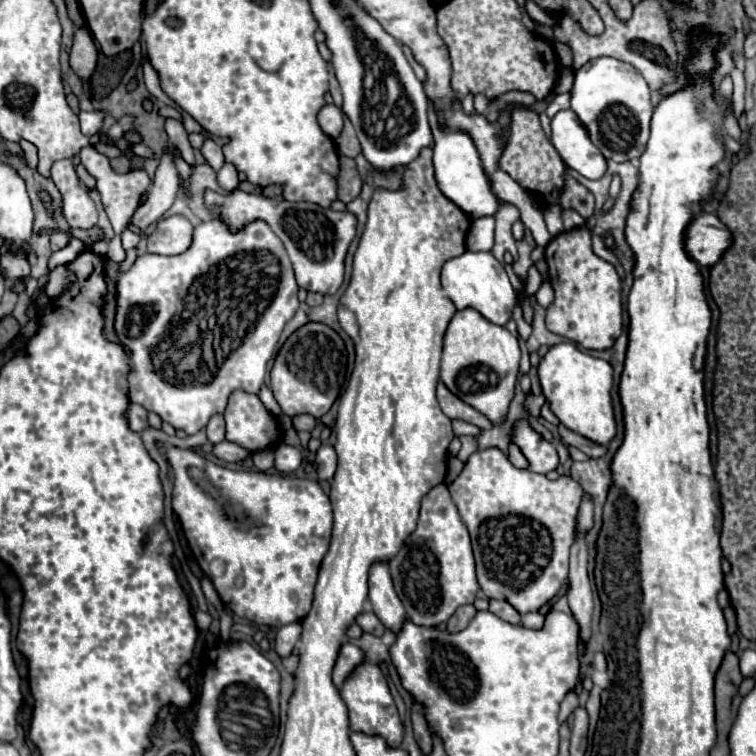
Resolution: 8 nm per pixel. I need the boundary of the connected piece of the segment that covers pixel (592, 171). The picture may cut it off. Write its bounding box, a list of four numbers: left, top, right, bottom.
[550,109,606,179]

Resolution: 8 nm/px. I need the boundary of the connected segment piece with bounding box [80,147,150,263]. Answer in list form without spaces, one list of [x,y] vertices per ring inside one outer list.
[[[84,147],[84,149],[80,151],[80,163],[82,163],[82,165],[86,167],[86,171],[96,179],[96,191],[100,193],[102,207],[104,207],[104,211],[106,211],[106,215],[108,215],[108,219],[110,219],[115,233],[114,238],[110,241],[110,245],[108,245],[106,257],[112,259],[114,263],[118,263],[118,261],[122,261],[122,259],[126,258],[126,251],[122,247],[121,239],[118,239],[118,237],[120,237],[120,231],[128,225],[128,221],[130,221],[134,209],[138,207],[138,197],[142,197],[142,195],[148,191],[150,177],[148,177],[148,173],[146,173],[144,169],[130,169],[128,173],[116,173],[116,171],[110,167],[108,157],[100,155],[94,147]]]

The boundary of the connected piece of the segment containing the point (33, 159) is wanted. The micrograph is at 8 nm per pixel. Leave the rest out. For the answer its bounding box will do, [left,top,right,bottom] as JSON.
[20,141,38,167]

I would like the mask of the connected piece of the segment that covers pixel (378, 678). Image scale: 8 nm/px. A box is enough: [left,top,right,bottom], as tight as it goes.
[340,659,402,749]

